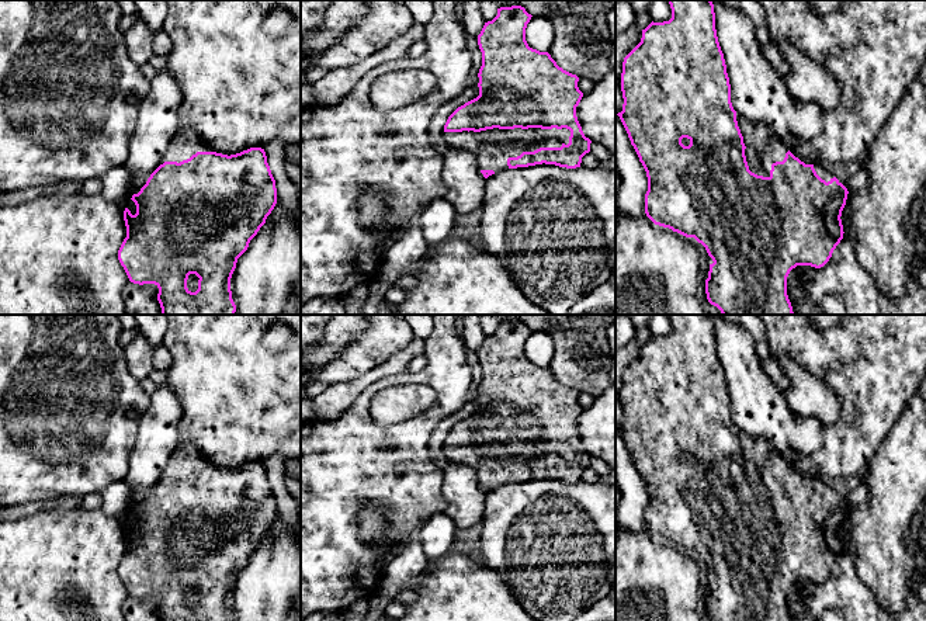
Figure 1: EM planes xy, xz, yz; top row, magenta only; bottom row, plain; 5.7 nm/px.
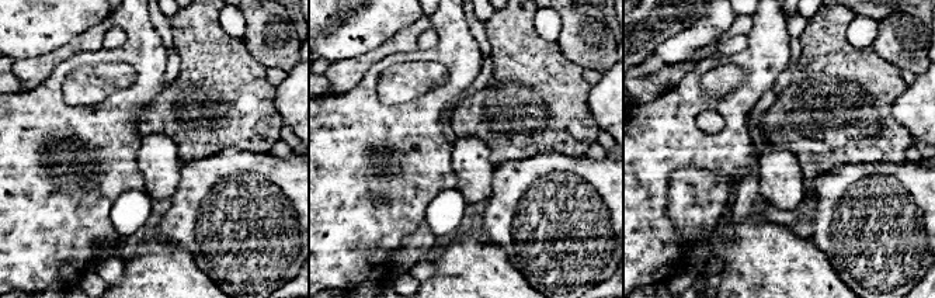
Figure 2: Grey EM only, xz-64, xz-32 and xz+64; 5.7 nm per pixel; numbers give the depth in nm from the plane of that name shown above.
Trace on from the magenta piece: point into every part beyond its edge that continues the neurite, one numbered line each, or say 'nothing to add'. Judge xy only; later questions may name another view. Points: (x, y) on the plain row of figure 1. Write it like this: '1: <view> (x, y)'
1: xy (183, 460)

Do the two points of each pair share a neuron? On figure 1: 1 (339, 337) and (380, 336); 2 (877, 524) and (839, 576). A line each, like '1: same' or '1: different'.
1: different
2: different

